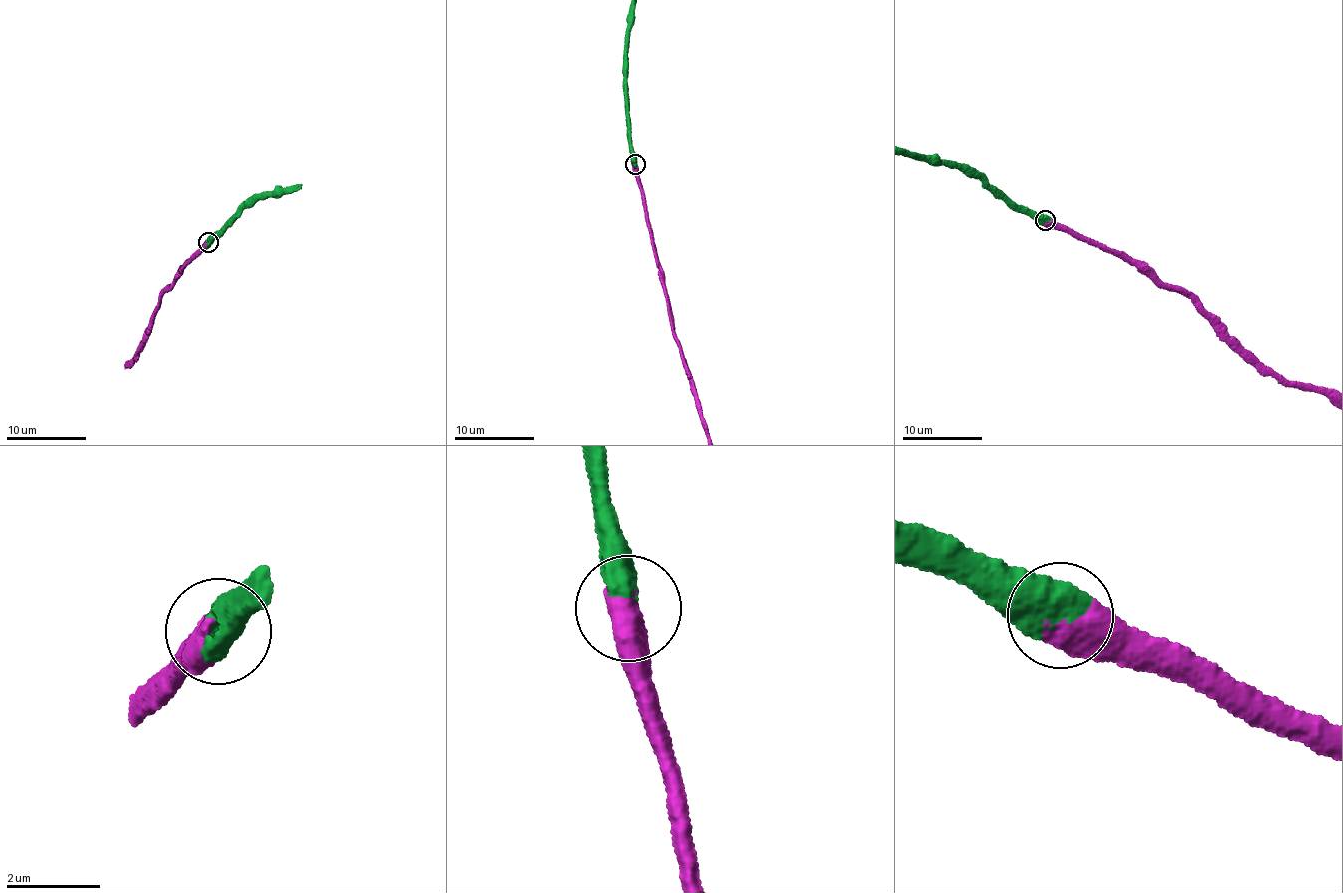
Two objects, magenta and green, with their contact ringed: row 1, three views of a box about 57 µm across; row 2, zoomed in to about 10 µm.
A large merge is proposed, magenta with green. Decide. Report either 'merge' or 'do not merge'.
merge

